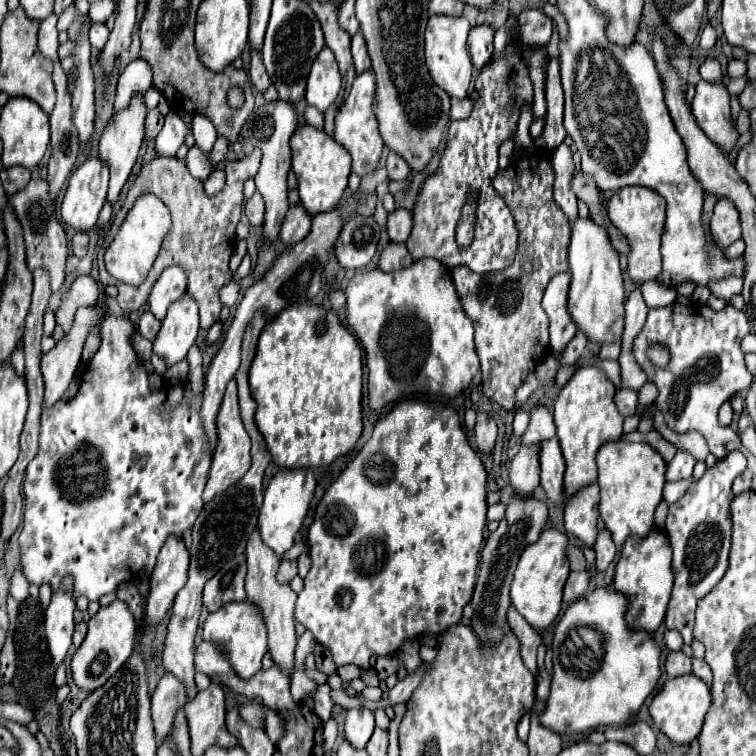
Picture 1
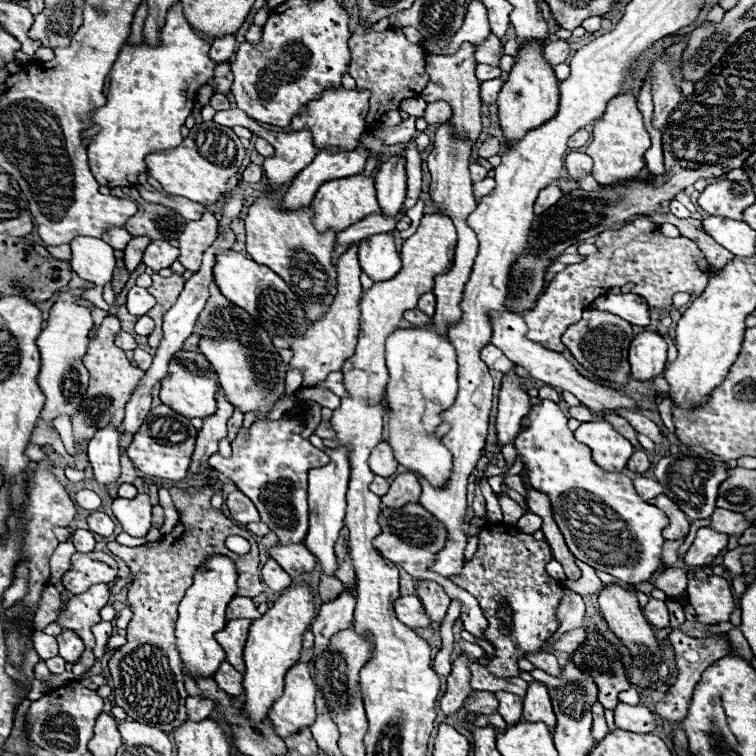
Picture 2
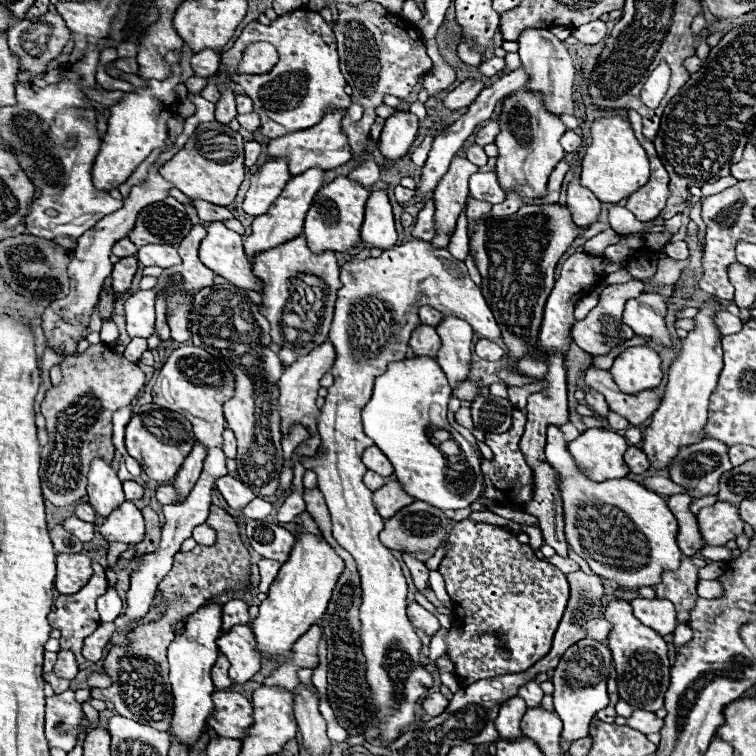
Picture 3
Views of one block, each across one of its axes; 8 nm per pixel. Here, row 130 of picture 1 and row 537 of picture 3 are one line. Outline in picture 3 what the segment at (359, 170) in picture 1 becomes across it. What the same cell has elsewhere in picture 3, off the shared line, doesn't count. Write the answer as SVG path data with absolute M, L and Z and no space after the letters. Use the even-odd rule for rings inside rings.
M412 240L392 250L384 250L378 258L354 258L340 270L344 286L338 292L334 322L328 334L328 340L336 350L336 360L332 364L334 384L328 388L326 404L318 416L318 432L324 450L314 458L306 458L302 464L318 474L318 488L322 490L332 516L332 534L358 564L362 578L360 642L366 656L366 680L378 706L376 716L380 718L380 742L382 746L388 746L408 724L414 722L414 704L430 692L434 678L428 670L418 666L422 644L414 626L406 618L408 584L400 562L378 538L384 528L384 518L372 504L372 490L362 482L368 468L364 468L360 456L374 442L362 430L360 412L372 396L376 376L384 374L390 362L404 360L408 352L408 336L418 324L420 306L434 306L444 316L466 320L482 338L488 340L500 338L500 328L480 288L468 276L464 262L456 260L444 248L430 248L430 242ZM368 298L378 298L382 304L358 304L358 300Z

